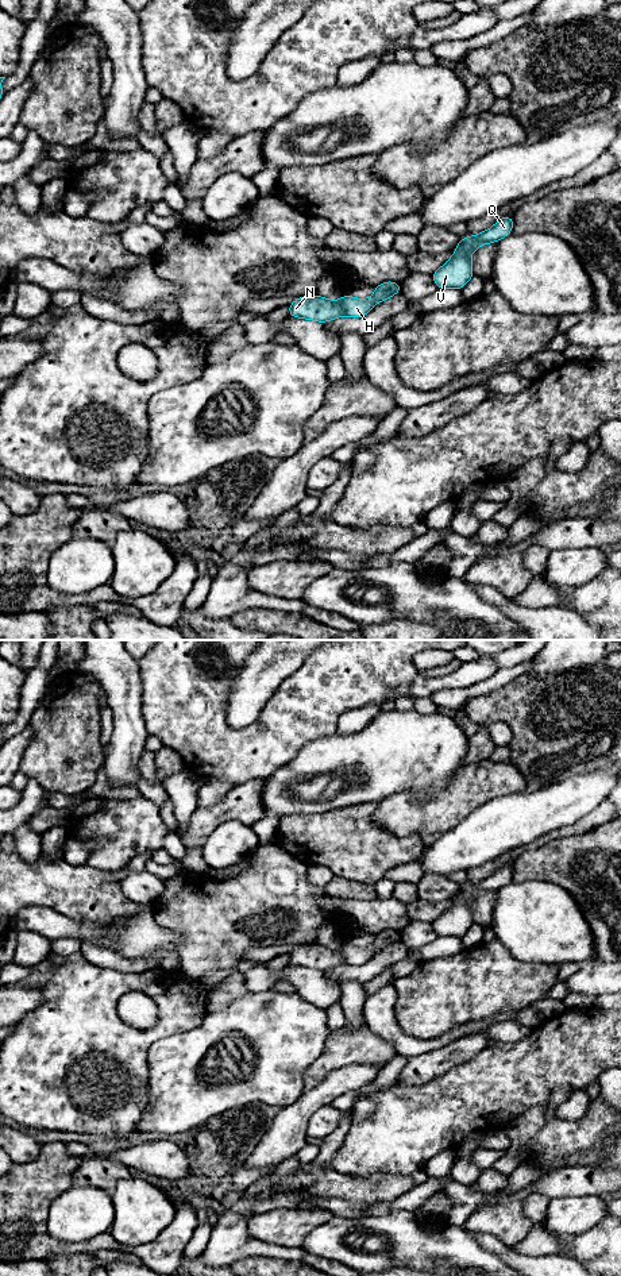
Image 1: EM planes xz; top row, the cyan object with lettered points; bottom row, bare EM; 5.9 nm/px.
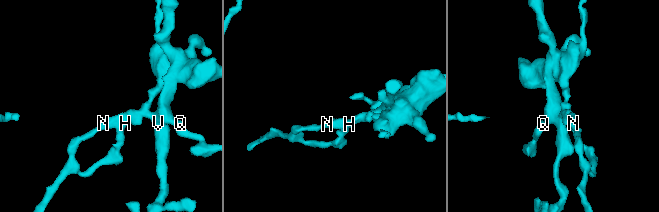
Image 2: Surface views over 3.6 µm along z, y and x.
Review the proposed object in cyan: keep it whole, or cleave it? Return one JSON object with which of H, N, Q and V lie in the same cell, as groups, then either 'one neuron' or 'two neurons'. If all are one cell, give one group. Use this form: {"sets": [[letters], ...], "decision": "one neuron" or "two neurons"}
{"sets": [["H", "N", "Q", "V"]], "decision": "one neuron"}

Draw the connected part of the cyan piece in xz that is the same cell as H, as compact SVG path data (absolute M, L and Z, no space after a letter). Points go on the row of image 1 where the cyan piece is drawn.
M387 281L375 286L370 298L360 300L343 294L339 301L324 298L319 294L300 297L289 304L289 316L325 323L340 316L363 317L375 304L379 304L401 292L401 284Z

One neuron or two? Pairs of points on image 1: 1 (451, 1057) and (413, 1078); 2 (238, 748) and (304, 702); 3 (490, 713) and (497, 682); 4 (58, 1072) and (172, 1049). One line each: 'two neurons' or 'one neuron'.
1: one neuron
2: one neuron
3: two neurons
4: two neurons

